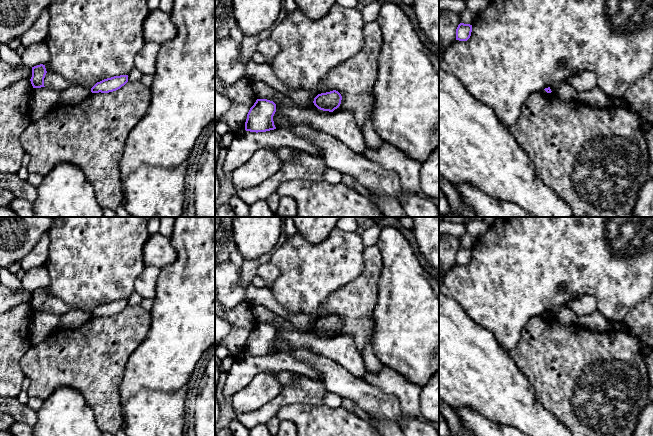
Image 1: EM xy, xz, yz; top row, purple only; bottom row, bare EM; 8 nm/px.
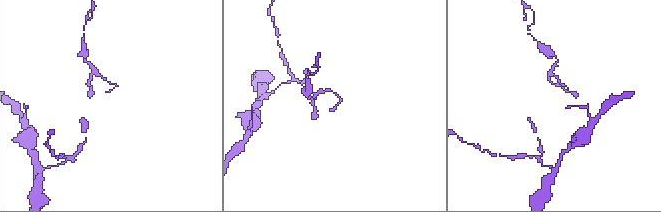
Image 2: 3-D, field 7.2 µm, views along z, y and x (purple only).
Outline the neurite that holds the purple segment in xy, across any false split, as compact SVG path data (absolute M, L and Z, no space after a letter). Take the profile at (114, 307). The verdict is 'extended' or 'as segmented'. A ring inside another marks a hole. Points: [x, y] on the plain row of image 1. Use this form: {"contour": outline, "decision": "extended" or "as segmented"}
{"contour": "M128 299L114 300L97 306L92 312L92 317L109 317L120 313L128 306Z", "decision": "as segmented"}

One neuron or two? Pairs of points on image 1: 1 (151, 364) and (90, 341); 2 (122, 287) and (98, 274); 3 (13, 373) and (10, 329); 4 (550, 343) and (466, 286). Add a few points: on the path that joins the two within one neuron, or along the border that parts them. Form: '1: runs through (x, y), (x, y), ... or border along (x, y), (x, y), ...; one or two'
1: border along (144, 337), (130, 356), (122, 378); two
2: runs through (116, 281), (109, 274), (104, 274); one
3: runs through (10, 362), (10, 340); one
4: border along (539, 314), (526, 322), (514, 346); two

